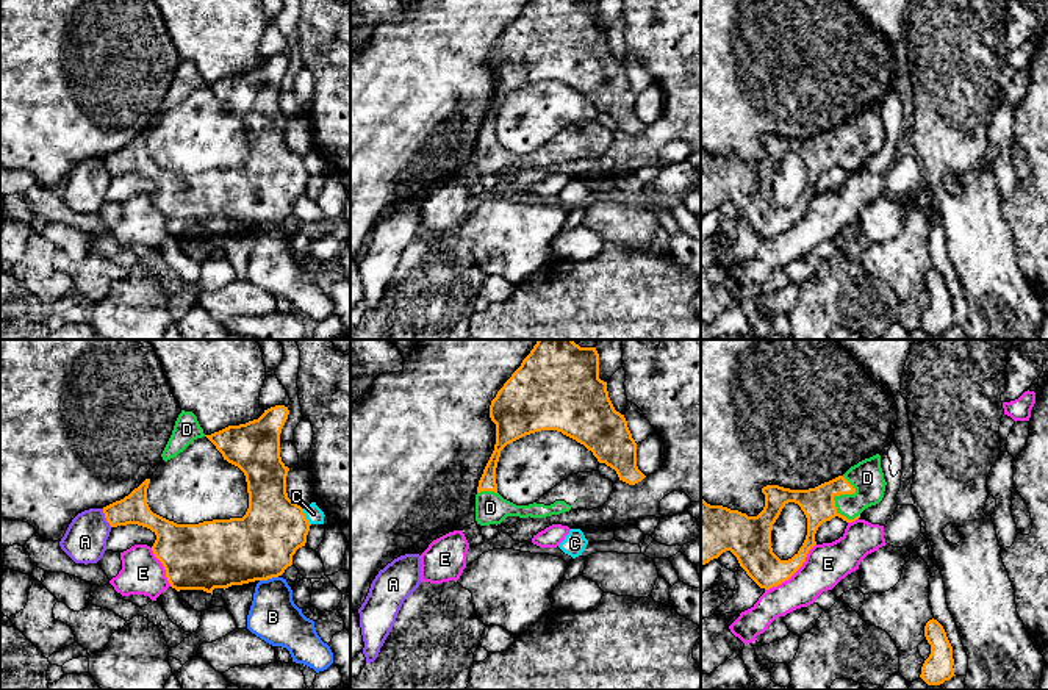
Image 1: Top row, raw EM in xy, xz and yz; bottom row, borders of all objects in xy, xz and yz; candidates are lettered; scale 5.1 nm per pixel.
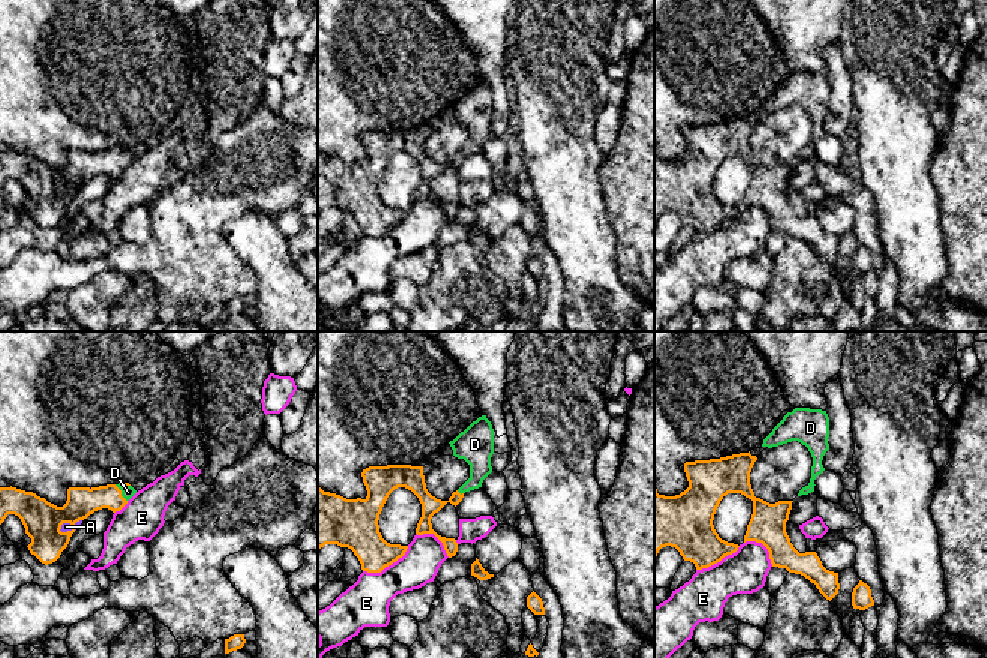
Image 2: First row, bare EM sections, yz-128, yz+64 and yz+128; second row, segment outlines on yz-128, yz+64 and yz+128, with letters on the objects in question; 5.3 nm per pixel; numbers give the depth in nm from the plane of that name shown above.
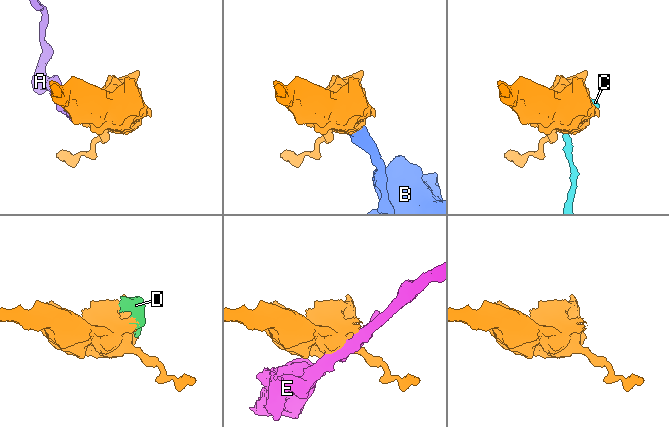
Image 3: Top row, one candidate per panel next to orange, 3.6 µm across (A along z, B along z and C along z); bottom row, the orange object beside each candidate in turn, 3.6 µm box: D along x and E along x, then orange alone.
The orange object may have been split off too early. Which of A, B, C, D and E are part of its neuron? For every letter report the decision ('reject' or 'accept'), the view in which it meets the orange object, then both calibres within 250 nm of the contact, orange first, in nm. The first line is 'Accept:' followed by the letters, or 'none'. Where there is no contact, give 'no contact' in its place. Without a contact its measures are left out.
Accept: D
A: reject | xy | 160/220 nm
B: reject | xy | 340/260 nm
C: reject | xy | 340/90 nm
D: accept | yz | 170/170 nm
E: reject | yz | 190/220 nm

